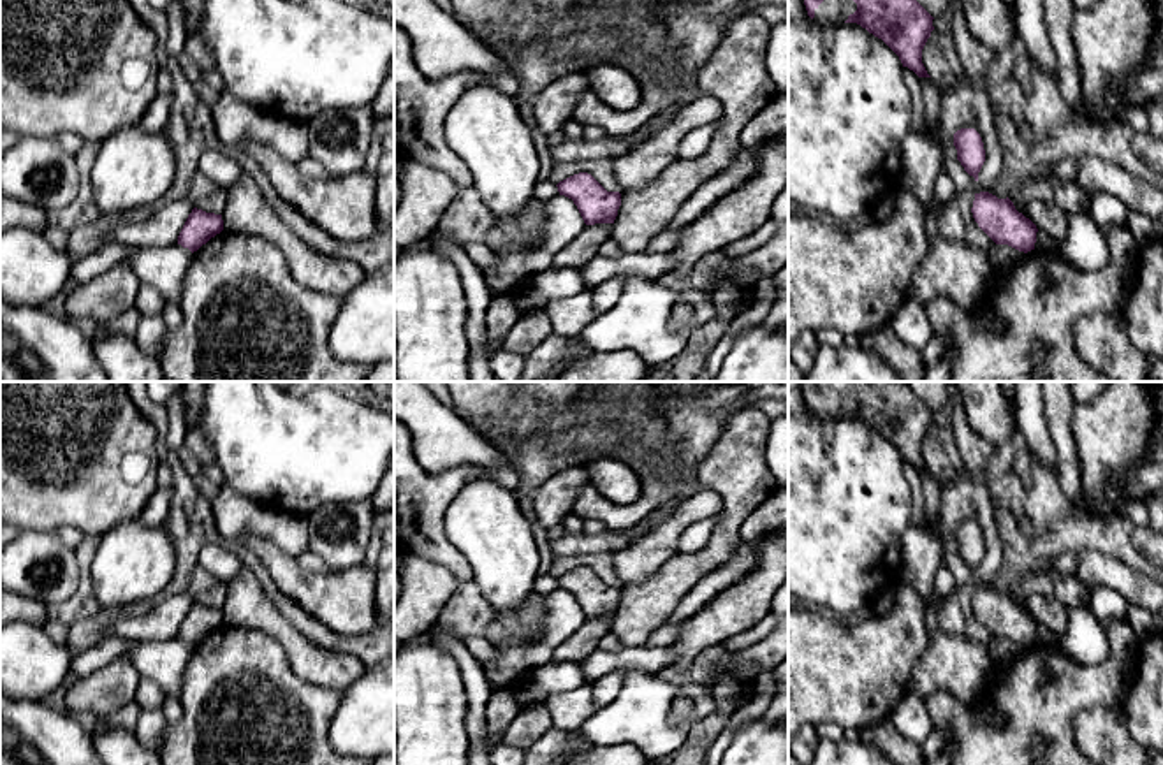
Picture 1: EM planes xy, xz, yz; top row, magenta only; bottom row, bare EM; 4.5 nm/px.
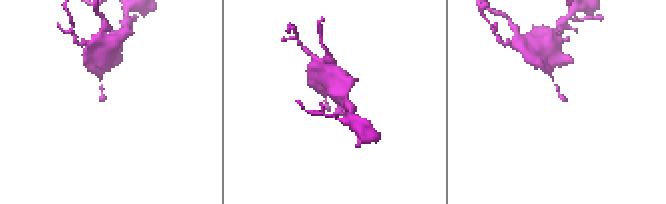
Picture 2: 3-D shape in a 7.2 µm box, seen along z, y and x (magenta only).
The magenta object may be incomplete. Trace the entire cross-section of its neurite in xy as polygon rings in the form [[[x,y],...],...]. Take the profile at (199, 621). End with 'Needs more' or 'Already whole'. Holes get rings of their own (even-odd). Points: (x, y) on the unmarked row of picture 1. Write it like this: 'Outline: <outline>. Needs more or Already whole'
Outline: [[[194,601],[178,630],[178,638],[194,647],[222,624],[222,608],[206,607]]]. Already whole

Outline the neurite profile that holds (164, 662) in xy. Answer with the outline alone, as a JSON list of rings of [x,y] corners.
[[[107,635],[76,656],[69,674],[74,679],[86,679],[111,661],[125,656],[141,677],[155,681],[165,695],[179,696],[192,649],[188,642],[178,637],[135,642]]]

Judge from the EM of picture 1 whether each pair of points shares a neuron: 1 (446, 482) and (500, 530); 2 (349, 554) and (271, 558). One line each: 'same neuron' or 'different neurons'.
1: different neurons
2: different neurons

